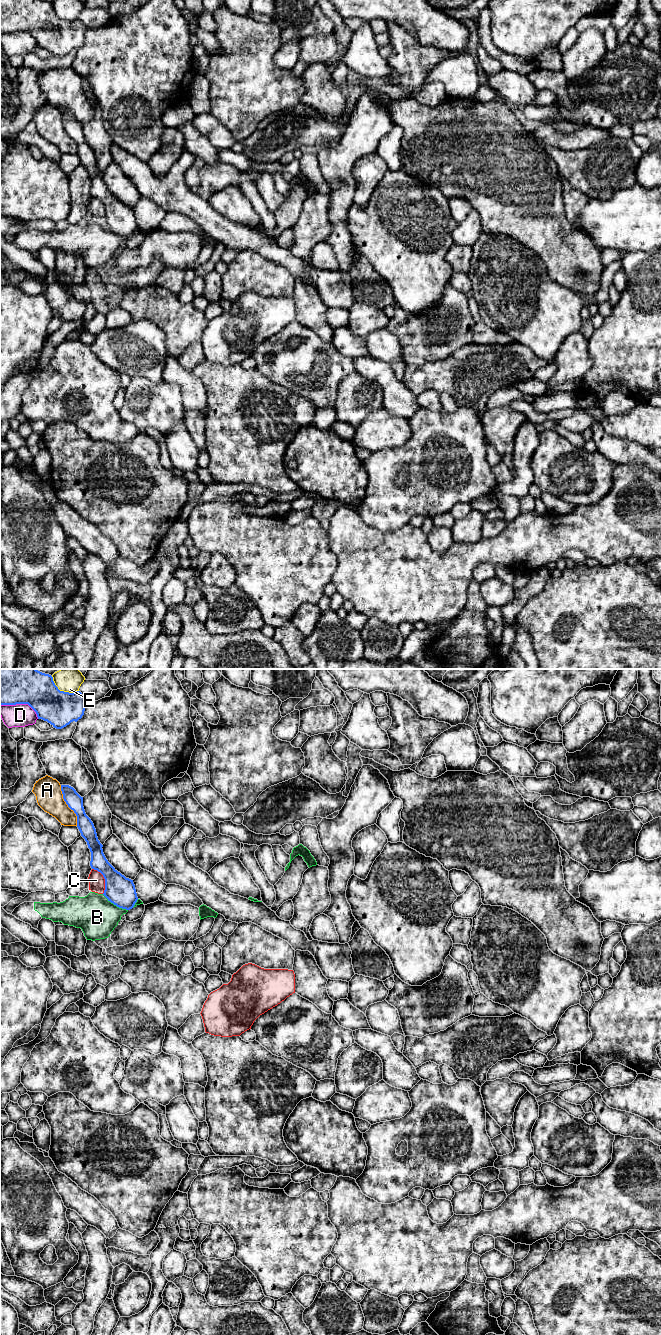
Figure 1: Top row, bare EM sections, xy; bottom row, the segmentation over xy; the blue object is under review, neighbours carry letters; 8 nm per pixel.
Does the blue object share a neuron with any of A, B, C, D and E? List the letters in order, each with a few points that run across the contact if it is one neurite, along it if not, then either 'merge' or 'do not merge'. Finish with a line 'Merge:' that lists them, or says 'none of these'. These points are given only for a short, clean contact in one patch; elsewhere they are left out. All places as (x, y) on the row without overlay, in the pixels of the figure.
A: do not merge
B: xy (102, 222), (117, 234), (127, 238) | do not merge
C: xy (92, 196), (96, 197), (104, 207), (103, 221) | do not merge
D: do not merge
E: do not merge
Merge: none of these

